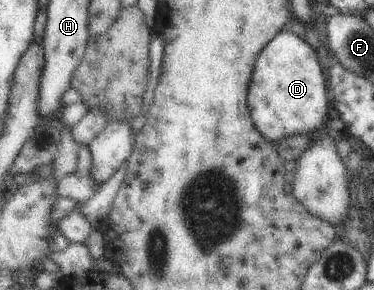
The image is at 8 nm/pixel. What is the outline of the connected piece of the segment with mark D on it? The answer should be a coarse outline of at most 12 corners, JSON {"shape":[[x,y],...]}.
{"shape":[[283,30],[259,58],[251,114],[272,142],[329,114],[317,46]]}

